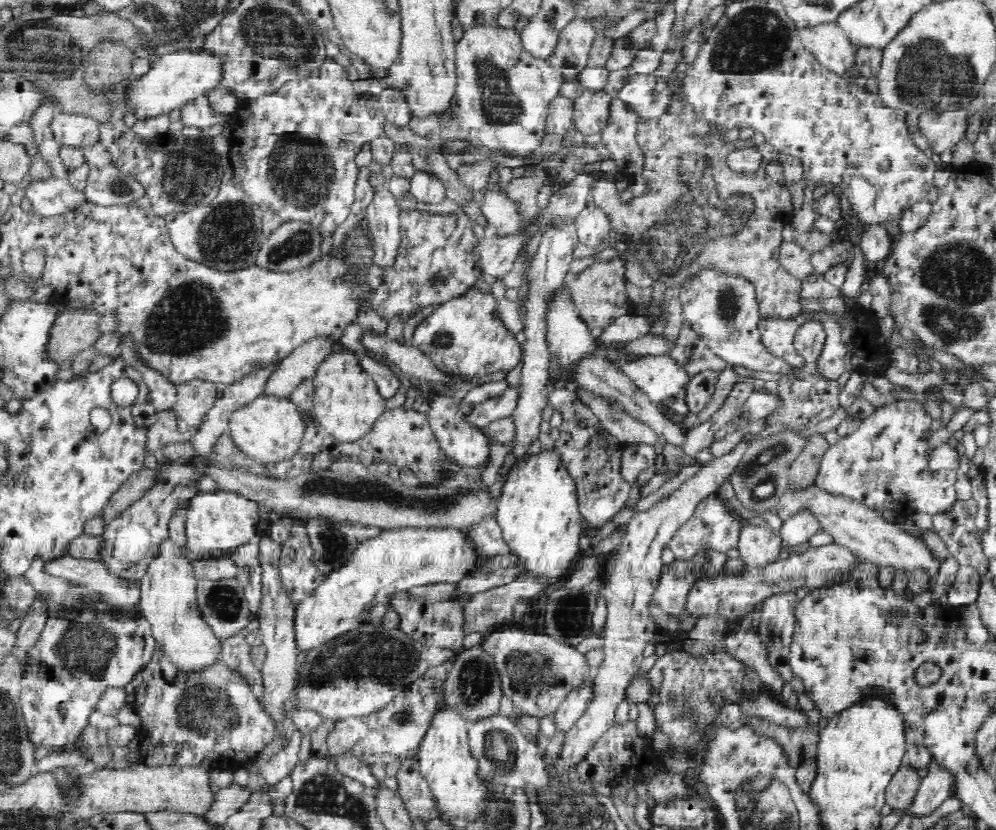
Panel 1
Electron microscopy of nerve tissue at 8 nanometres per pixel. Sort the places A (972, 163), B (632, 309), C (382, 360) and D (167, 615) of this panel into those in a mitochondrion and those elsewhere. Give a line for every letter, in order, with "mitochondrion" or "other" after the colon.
A: other
B: other
C: other
D: other

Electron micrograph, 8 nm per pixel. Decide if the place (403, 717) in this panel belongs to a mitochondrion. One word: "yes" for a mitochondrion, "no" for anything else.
yes

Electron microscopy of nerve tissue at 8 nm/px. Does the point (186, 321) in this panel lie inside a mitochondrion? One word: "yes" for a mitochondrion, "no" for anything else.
yes

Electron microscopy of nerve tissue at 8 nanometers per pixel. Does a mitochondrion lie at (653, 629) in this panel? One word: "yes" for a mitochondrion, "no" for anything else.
no

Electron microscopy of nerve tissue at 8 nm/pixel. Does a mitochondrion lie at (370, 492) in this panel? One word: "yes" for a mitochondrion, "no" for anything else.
yes

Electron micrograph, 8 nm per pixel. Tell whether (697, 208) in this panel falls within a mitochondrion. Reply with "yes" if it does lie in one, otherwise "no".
yes

